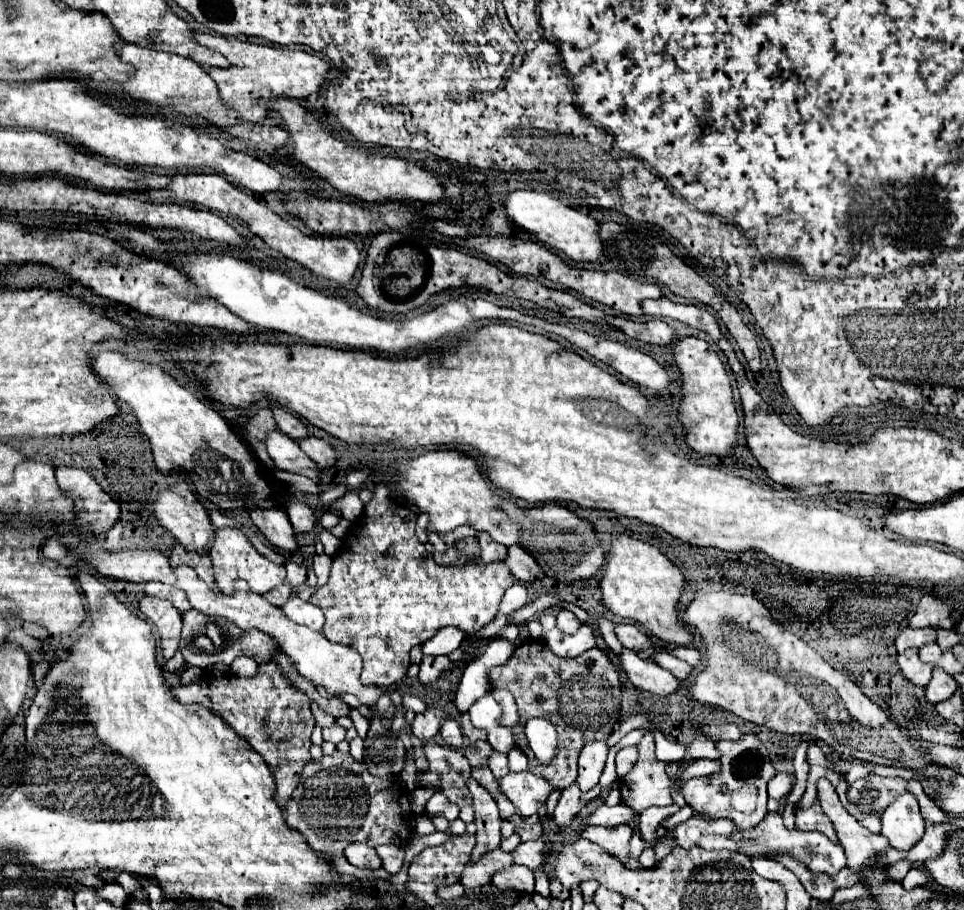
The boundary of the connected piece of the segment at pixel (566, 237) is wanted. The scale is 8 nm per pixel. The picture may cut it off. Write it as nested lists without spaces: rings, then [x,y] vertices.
[[[511,191],[505,199],[505,211],[515,225],[529,231],[539,243],[549,245],[559,253],[565,253],[573,261],[597,261],[603,251],[599,241],[599,225],[588,214],[563,205],[559,199],[547,193]]]

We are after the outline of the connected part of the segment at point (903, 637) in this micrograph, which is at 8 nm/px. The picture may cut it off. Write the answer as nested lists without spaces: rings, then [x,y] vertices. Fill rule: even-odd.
[[[907,627],[895,639],[895,647],[897,647],[897,653],[903,653],[907,649],[919,649],[931,641],[935,641],[935,629],[911,629],[911,627]]]

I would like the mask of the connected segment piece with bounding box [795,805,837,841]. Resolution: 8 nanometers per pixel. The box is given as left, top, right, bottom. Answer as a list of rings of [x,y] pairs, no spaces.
[[[813,805],[809,809],[797,809],[795,827],[801,831],[819,831],[827,835],[831,841],[837,841],[835,831],[831,831],[831,821],[825,817],[819,805]]]

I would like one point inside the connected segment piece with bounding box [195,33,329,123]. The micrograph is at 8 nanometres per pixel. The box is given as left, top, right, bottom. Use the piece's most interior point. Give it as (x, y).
(255, 72)

